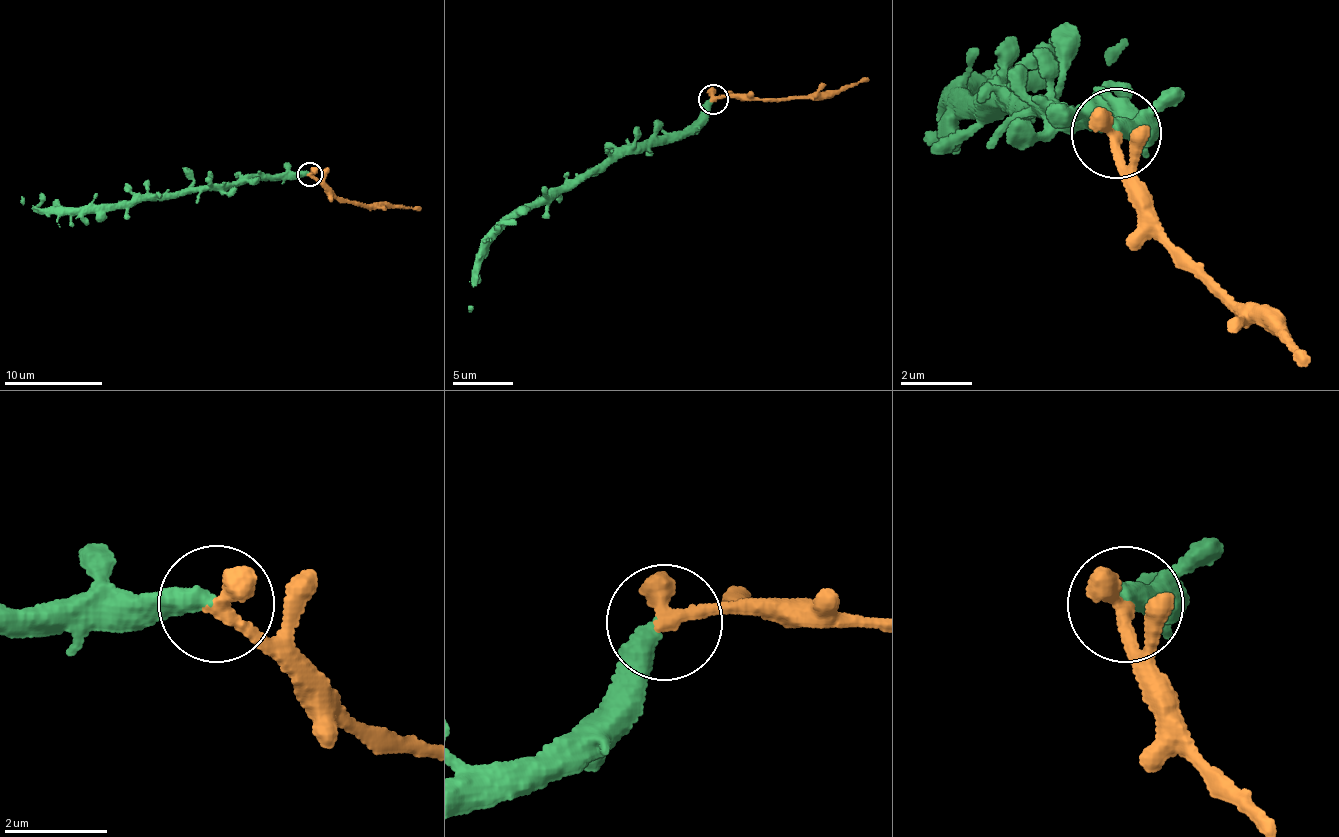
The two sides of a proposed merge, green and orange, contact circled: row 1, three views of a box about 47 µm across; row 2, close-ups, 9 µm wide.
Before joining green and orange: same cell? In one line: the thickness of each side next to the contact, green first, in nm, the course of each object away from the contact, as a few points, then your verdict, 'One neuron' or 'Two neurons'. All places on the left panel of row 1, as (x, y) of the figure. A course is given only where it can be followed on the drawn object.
Thickness 420 nm (green) against 440 nm. Course of green: (309, 173), (270, 175), (102, 205), (47, 210), (22, 205), (22, 197). Course of orange: (309, 173), (347, 201), (388, 202), (421, 210). Two neurons

